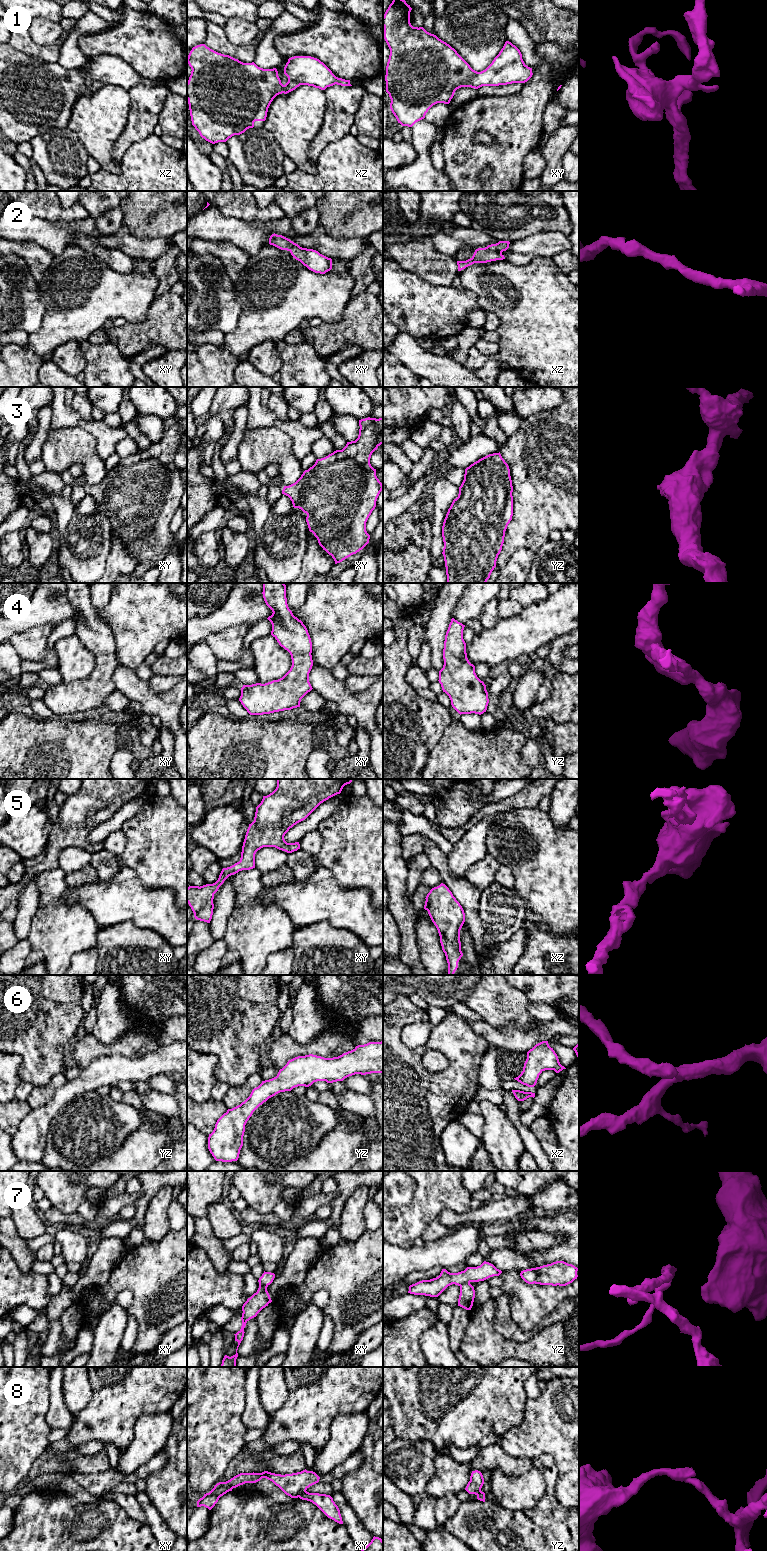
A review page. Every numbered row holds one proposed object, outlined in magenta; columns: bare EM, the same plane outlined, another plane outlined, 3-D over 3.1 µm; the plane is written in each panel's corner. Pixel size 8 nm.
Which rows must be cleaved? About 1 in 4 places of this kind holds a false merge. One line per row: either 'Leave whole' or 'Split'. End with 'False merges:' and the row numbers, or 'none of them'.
1: Leave whole
2: Leave whole
3: Leave whole
4: Leave whole
5: Leave whole
6: Leave whole
7: Split
8: Split
False merges: 7, 8

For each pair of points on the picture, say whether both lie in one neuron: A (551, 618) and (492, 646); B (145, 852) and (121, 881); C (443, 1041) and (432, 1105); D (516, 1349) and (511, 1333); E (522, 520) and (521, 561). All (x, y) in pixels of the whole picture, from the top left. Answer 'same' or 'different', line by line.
A: same
B: different
C: same
D: different
E: different

